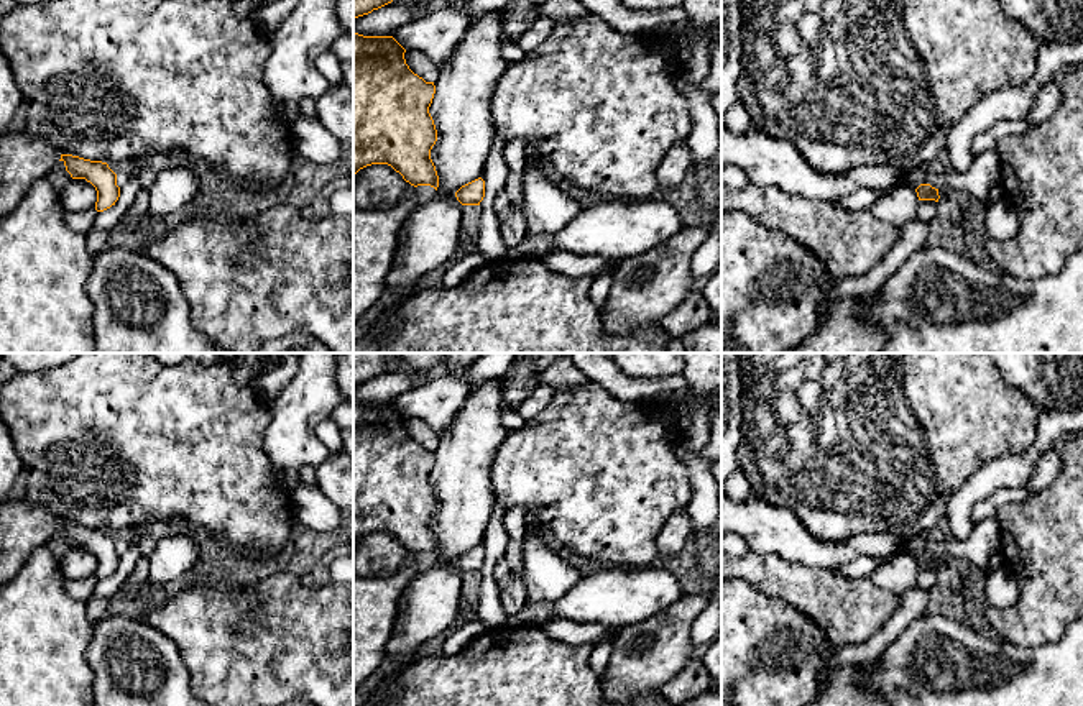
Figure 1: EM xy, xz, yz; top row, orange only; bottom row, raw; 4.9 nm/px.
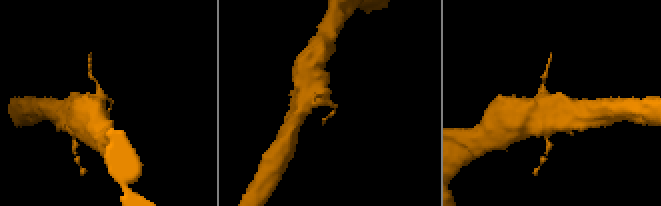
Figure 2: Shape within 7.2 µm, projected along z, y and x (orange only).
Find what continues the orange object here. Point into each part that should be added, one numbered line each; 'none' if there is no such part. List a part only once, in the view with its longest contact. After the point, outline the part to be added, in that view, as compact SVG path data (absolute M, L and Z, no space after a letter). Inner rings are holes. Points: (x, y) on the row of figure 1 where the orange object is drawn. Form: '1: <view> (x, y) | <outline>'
none

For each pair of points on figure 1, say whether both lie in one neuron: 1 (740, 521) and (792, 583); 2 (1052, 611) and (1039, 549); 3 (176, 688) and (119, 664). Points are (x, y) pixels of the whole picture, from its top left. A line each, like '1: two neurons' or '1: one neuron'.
1: two neurons
2: one neuron
3: one neuron

